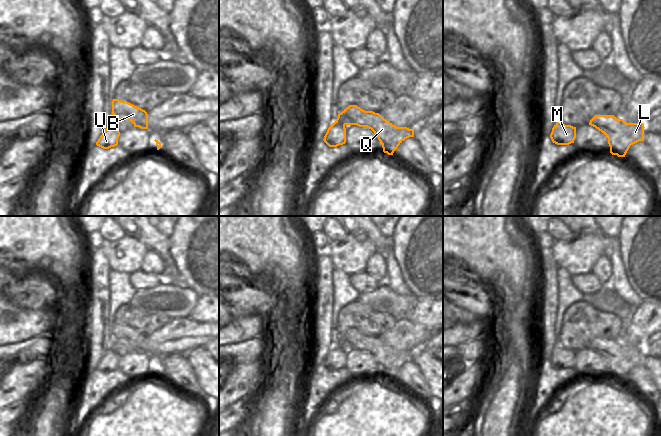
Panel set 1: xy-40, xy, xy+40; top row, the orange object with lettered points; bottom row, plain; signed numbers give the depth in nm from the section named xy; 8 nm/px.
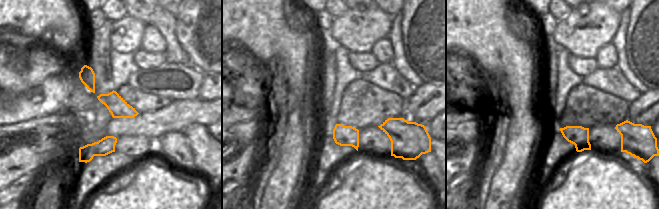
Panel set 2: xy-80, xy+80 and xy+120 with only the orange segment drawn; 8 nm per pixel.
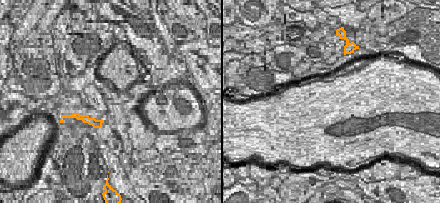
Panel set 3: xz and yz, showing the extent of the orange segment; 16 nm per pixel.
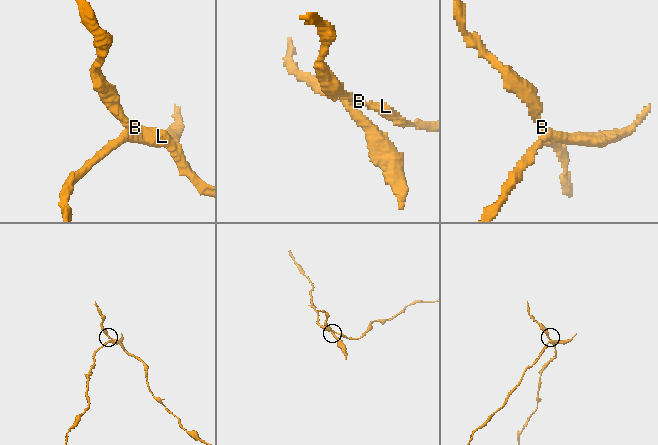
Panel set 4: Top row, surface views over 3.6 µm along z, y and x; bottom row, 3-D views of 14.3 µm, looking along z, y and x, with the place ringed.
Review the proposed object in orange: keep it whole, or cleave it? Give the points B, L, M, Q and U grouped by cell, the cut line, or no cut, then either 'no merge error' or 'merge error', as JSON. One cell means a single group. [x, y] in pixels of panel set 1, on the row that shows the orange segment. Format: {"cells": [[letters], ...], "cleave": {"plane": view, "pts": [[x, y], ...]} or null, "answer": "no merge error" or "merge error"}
{"cells": [["B", "L", "Q"], ["M", "U"]], "cleave": {"plane": "xy", "pts": [[336, 119], [344, 126]]}, "answer": "merge error"}

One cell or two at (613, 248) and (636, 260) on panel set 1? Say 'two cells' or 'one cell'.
two cells

